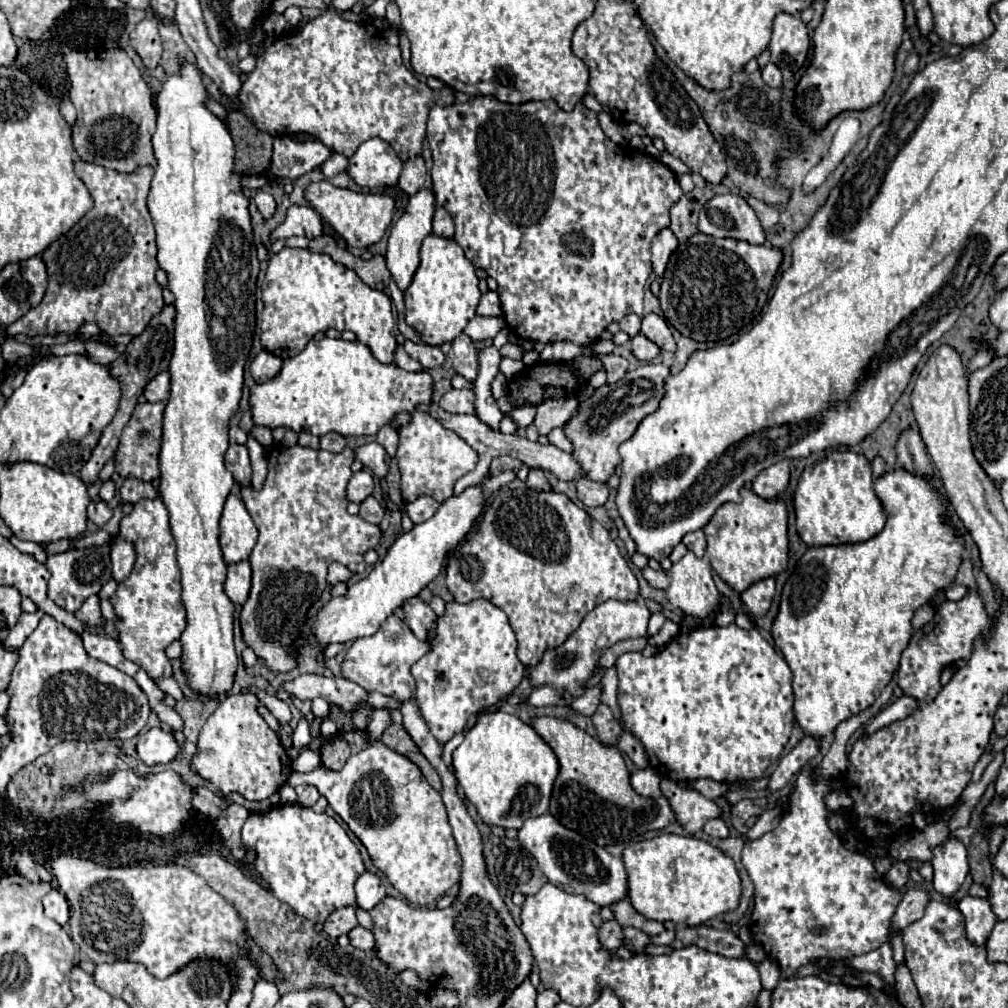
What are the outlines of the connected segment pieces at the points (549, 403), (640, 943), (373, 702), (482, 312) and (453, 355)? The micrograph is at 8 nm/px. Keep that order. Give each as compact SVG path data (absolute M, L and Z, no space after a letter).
M573 398L573 400L545 400L545 404L537 406L533 424L541 436L547 436L549 430L565 424L573 416L575 408L577 408L577 398Z
M625 928L625 946L627 946L631 952L641 954L647 944L649 944L649 936L647 936L647 934L643 934L643 932L637 930L637 928Z
M367 692L367 704L369 704L369 708L383 708L383 706L399 708L399 706L401 706L395 698L383 696L383 694L379 694L379 692Z
M487 292L481 296L481 302L477 306L477 314L479 316L501 316L503 310L501 310L501 302L499 302L499 296L497 292Z
M459 334L451 342L449 358L453 362L453 370L457 374L461 374L465 380L473 382L477 378L477 350L475 350L473 342L469 340L469 336Z

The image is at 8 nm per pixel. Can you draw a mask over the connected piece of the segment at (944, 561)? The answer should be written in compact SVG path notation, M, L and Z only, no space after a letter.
M899 468L899 470L895 470L895 472L887 472L885 476L881 476L881 478L877 478L875 480L875 494L877 494L877 498L881 500L881 504L883 504L883 510L885 510L885 514L887 514L887 524L885 524L885 528L883 528L883 532L881 534L877 534L875 538L871 538L871 540L867 540L867 542L861 542L861 544L841 544L841 546L819 546L819 548L809 548L803 556L801 556L801 560L797 562L797 568L795 568L795 572L791 574L791 578L785 582L785 586L783 586L783 594L781 594L781 604L779 604L779 614L775 616L775 622L773 622L773 628L771 628L771 634L773 634L773 640L775 640L775 646L779 646L779 650L783 652L783 656L785 656L785 660L787 660L787 664L789 664L789 668L791 668L791 672L793 672L793 694L795 694L795 702L793 702L793 716L795 716L795 722L801 726L801 730L803 730L803 734L805 736L813 736L813 738L823 738L823 736L827 736L827 734L831 734L831 732L835 732L835 728L843 722L843 720L847 720L847 718L851 718L851 716L855 716L855 714L859 714L859 712L863 712L863 710L867 710L873 702L875 702L875 698L879 698L879 694L883 692L883 688L891 682L891 678L893 678L893 674L897 672L897 668L899 668L899 660L901 660L901 652L907 648L907 644L909 644L909 640L911 640L911 634L913 634L913 626L911 626L911 620L913 620L913 614L915 614L915 610L919 608L919 606L923 606L937 590L941 590L941 588L945 588L945 586L949 586L953 580L955 580L955 574L957 574L957 568L959 568L959 562L961 562L961 554L963 554L963 550L965 550L965 540L963 540L963 534L959 532L959 528L957 526L953 526L953 514L951 514L951 510L949 510L949 502L945 500L945 496L939 492L939 486L941 486L941 482L939 482L939 478L937 476L933 476L933 478L921 478L921 476L915 476L915 474L909 474L909 472L905 472L903 468Z

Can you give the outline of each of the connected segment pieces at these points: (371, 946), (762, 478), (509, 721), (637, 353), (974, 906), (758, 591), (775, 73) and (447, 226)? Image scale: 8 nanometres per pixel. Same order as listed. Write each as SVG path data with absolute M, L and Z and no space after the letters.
M357 926L349 932L349 940L355 948L359 950L365 950L365 952L375 952L377 950L377 942L375 942L375 936L373 932L365 930L363 926Z
M789 460L775 462L773 466L761 470L753 480L753 492L765 500L775 498L789 484Z
M483 712L453 752L455 778L465 790L465 798L477 808L485 826L519 830L527 818L547 812L553 780L559 762L543 738L517 716L507 712Z
M637 334L631 338L631 350L633 350L633 356L641 362L651 362L661 350L649 340L645 338L643 334Z
M965 896L957 908L961 910L963 918L965 918L965 932L967 932L967 940L975 946L983 946L987 942L987 938L991 936L991 930L997 922L997 918L991 912L991 904L989 900L981 900L981 898L973 898L973 896Z
M775 578L759 580L751 584L745 592L741 592L741 600L755 616L763 616L769 610L773 596L775 596Z
M769 62L769 64L761 70L761 74L763 74L763 80L765 80L767 86L771 86L771 88L781 88L781 86L783 86L781 70L779 70L773 62Z
M441 206L435 208L433 234L445 236L445 238L453 238L453 220L451 220L451 216L445 212L445 208L441 208Z

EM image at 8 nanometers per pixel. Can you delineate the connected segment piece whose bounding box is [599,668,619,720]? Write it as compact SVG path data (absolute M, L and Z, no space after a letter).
M615 668L605 670L599 686L601 686L601 704L607 704L617 714L617 720L619 720L619 708L617 708L617 672L615 672Z

